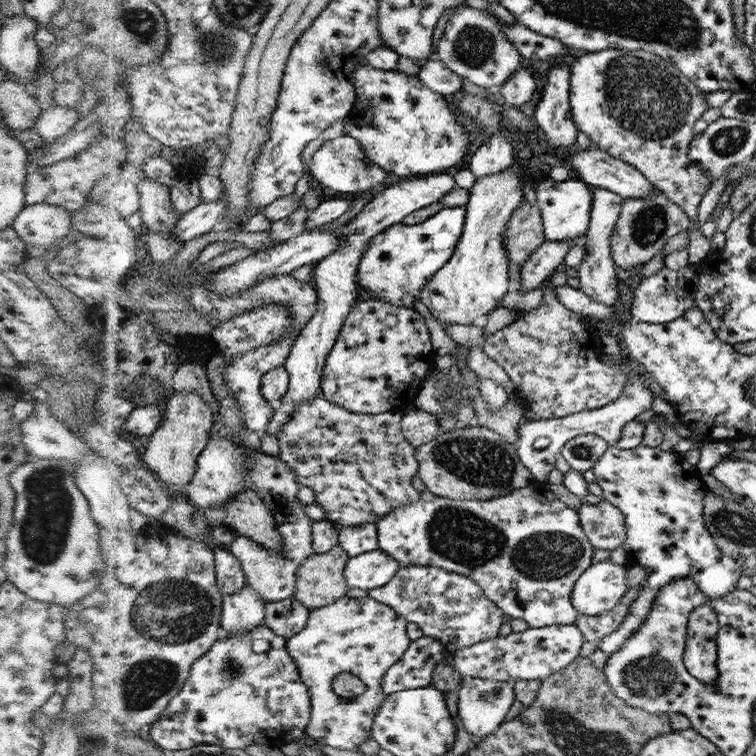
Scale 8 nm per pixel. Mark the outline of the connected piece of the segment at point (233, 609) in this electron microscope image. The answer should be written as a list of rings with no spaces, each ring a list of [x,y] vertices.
[[[249,584],[240,592],[225,596],[223,635],[250,632],[266,622],[267,602]]]

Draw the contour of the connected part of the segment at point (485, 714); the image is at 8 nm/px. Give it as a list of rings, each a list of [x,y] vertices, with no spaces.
[[[462,677],[460,689],[458,690],[458,718],[466,732],[472,735],[470,751],[475,750],[478,742],[486,740],[492,732],[496,732],[500,723],[503,723],[506,714],[514,705],[515,692],[513,684],[510,682],[500,682],[496,680],[474,679]]]

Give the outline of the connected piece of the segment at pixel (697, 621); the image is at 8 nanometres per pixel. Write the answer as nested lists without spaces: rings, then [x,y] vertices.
[[[710,603],[701,604],[689,616],[685,643],[685,668],[702,684],[718,680],[717,632],[718,616]]]

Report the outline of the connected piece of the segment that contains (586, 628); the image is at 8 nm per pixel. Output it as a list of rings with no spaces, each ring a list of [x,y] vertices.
[[[642,585],[630,587],[627,594],[618,603],[618,606],[615,606],[612,610],[606,610],[598,616],[586,616],[586,614],[579,613],[576,616],[575,625],[582,631],[586,642],[598,646],[605,636],[618,630],[618,627],[624,622],[626,614],[628,614],[629,606],[638,598],[642,589]]]

